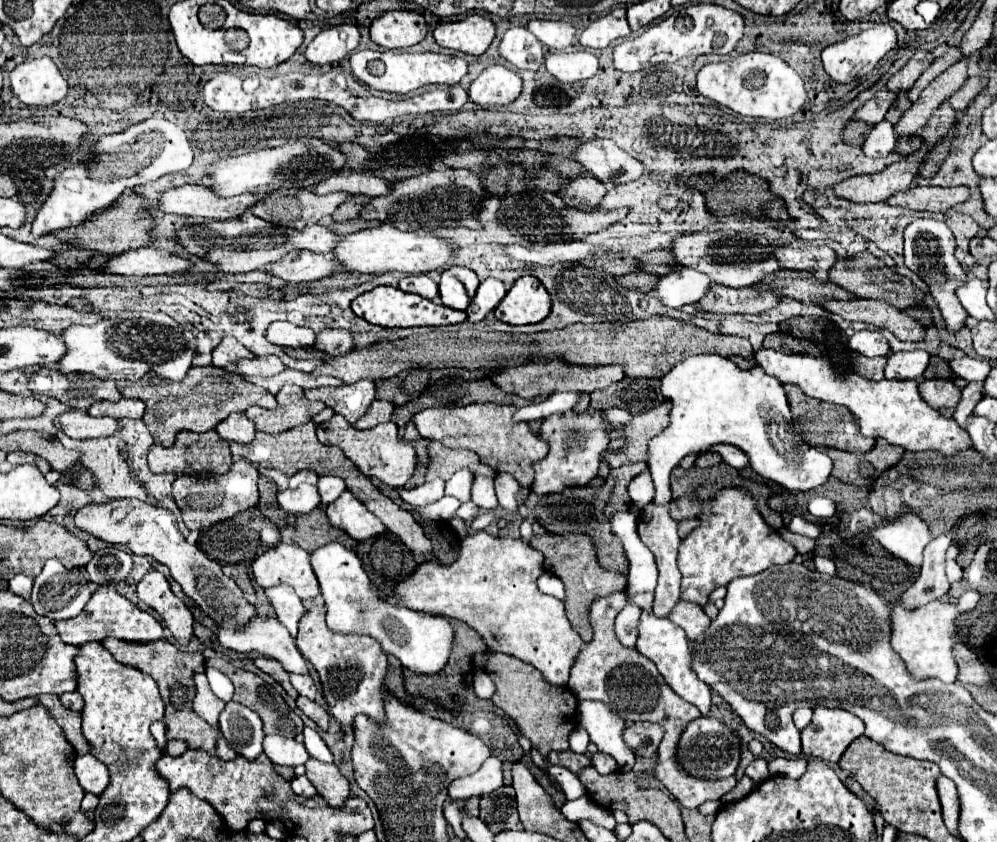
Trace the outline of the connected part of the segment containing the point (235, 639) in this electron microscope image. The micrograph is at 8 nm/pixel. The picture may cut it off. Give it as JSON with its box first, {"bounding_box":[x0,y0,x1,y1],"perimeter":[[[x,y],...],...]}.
{"bounding_box":[218,614,308,674],"perimeter":[[[256,614],[256,618],[238,634],[232,634],[232,630],[218,630],[218,640],[224,648],[234,652],[258,652],[276,658],[288,672],[308,674],[306,660],[296,648],[296,640],[276,618],[262,618]]]}

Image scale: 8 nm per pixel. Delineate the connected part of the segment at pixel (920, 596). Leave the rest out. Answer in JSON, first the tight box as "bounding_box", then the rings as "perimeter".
{"bounding_box":[902,528,952,610],"perimeter":[[[948,528],[942,536],[934,538],[923,553],[923,563],[918,580],[904,592],[902,608],[916,610],[932,600],[938,600],[948,594],[950,582],[944,572],[946,550],[952,544],[952,528]]]}

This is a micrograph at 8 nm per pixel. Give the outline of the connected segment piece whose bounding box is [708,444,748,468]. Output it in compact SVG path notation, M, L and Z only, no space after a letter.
M714 444L712 448L708 448L708 452L720 454L720 456L724 458L724 462L730 464L730 466L734 466L734 468L744 468L744 466L748 466L746 454L744 454L740 448L736 448L736 446L730 446L730 444Z

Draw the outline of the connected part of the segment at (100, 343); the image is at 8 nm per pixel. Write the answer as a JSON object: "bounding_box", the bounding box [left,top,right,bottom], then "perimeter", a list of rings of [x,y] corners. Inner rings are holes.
{"bounding_box":[56,312,196,384],"perimeter":[[[118,312],[114,318],[104,318],[90,326],[70,326],[62,334],[58,334],[60,340],[66,344],[66,354],[58,360],[56,370],[62,374],[68,372],[86,372],[94,374],[102,380],[142,380],[146,378],[148,384],[156,382],[158,378],[178,382],[186,376],[186,372],[192,366],[192,358],[196,354],[196,338],[192,332],[184,330],[180,324],[176,324],[166,314],[156,312]]]}

